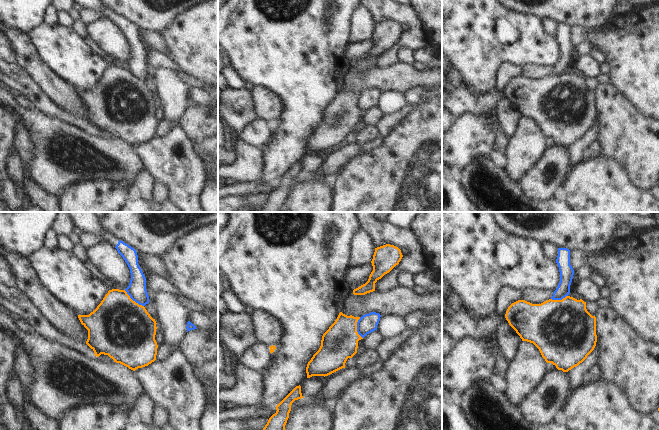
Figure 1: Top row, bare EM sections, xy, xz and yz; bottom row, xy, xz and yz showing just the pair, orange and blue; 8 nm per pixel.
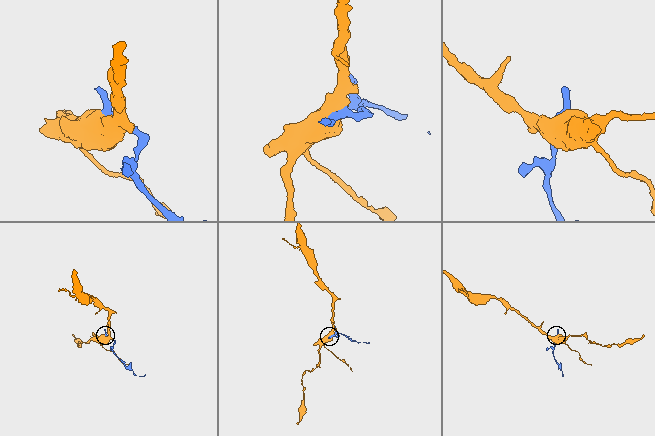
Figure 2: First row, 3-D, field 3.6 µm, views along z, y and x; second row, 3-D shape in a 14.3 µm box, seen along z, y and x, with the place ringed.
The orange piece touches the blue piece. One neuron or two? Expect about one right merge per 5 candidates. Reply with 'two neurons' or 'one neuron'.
two neurons

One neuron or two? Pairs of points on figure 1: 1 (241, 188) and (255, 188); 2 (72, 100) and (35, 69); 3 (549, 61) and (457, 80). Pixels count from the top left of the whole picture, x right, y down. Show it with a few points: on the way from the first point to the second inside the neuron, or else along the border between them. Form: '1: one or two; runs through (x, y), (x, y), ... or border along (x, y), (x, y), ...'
1: one; runs through (244, 188), (252, 188)
2: one; runs through (63, 96), (44, 78)
3: two; border along (453, 64), (468, 87)

